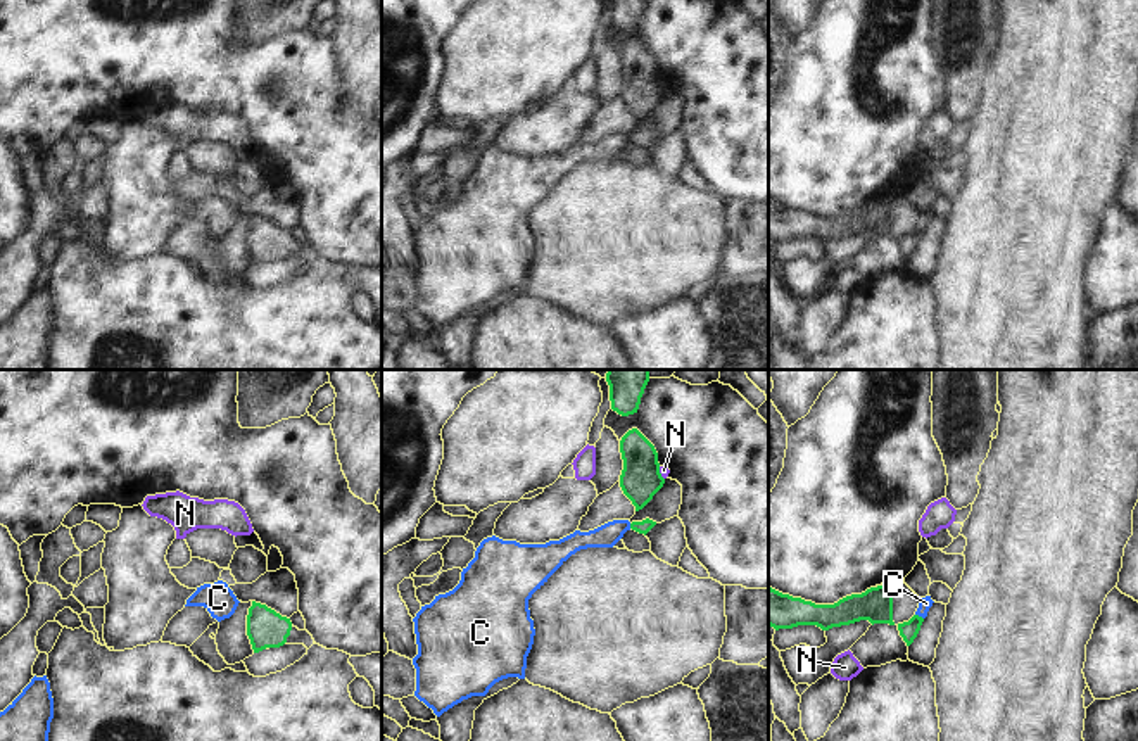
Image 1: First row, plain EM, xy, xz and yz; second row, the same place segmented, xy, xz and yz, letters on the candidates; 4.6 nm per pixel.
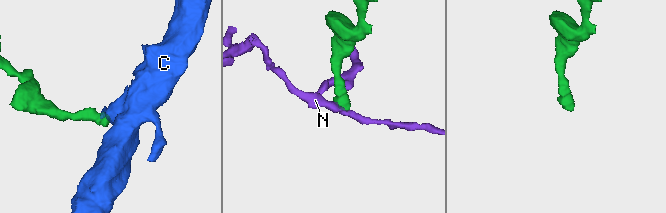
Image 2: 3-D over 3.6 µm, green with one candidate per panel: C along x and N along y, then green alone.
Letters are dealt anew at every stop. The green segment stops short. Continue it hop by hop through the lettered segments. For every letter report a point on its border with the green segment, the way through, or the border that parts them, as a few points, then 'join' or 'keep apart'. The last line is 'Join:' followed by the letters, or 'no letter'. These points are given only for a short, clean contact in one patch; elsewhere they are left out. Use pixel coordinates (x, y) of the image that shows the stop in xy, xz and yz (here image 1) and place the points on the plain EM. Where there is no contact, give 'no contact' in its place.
C: contact yz (917, 228); border yz (916, 227), (923, 232); keep apart
N: contact xz (660, 87); border xz (658, 80), (663, 92); keep apart
Join: no letter

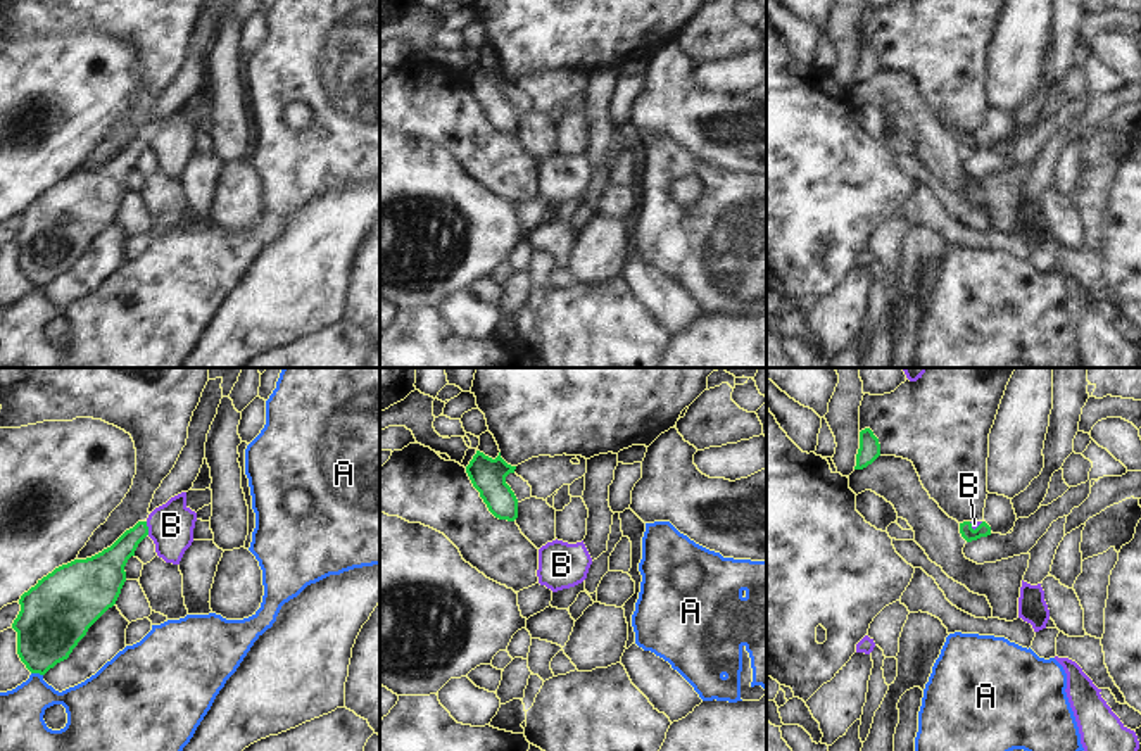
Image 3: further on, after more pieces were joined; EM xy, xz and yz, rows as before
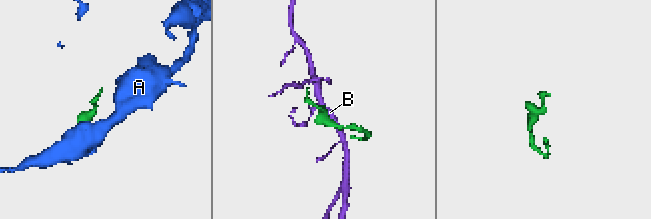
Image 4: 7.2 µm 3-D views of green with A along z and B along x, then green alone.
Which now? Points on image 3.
A: contact xy (37, 285); keep apart
B: contact xy (147, 142); border xy (145, 135), (149, 147); keep apart
Join: no letter

